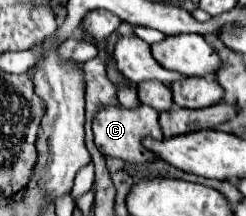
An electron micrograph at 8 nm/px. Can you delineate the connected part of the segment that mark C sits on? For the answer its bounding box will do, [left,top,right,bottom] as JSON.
[93,105,163,163]

